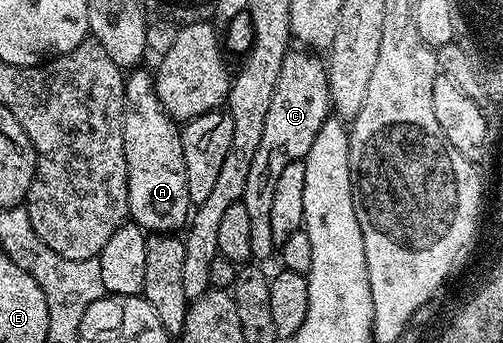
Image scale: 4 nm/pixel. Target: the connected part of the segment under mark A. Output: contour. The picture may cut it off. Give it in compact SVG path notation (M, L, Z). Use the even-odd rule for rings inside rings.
M137 67L127 74L124 82L124 154L128 168L128 216L149 234L176 233L183 230L190 220L193 208L186 191L186 159L182 155L181 126L162 107L156 94L156 79L144 67Z

